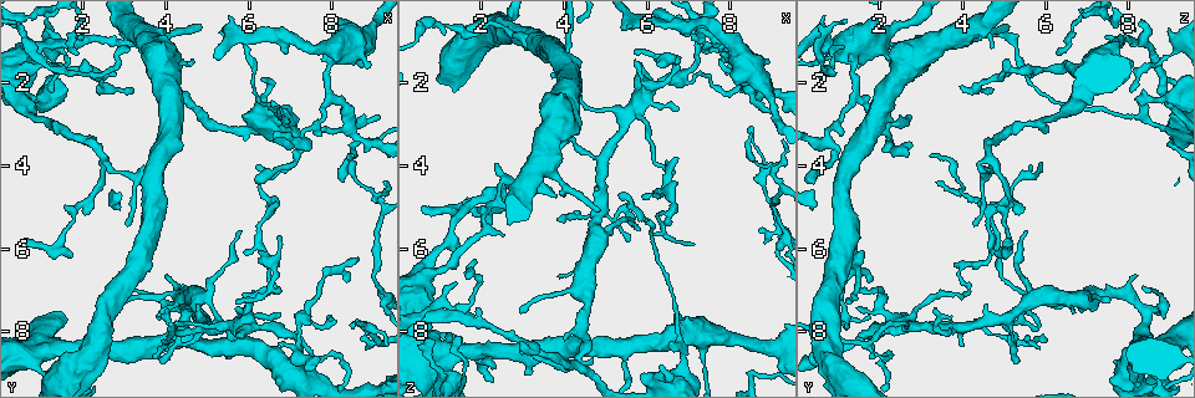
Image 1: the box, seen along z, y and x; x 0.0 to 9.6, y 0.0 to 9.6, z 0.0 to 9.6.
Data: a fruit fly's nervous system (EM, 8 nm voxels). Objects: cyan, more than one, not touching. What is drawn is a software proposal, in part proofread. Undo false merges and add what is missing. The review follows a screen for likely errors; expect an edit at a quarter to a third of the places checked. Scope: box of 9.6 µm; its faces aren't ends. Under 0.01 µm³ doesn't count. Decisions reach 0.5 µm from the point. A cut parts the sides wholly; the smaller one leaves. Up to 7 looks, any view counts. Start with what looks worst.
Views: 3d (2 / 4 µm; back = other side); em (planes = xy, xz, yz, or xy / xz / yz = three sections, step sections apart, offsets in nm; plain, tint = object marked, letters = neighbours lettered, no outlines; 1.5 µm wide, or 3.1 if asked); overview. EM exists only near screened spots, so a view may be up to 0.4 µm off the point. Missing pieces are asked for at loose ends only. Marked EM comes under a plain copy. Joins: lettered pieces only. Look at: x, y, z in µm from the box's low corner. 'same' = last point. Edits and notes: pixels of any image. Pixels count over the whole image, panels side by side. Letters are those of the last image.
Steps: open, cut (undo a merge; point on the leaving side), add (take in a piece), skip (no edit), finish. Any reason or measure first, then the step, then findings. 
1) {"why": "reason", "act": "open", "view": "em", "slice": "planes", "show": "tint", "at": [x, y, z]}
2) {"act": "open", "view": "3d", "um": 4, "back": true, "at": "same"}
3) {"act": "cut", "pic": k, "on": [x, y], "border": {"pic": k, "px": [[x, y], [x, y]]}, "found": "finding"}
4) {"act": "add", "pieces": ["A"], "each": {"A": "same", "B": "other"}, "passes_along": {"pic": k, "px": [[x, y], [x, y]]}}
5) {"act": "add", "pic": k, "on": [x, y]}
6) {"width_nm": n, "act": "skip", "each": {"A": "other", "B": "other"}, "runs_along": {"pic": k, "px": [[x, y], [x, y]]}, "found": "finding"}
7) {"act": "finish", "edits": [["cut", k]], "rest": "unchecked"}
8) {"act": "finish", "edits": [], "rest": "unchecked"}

{"why": "free end", "act": "open", "view": "em", "slice": "yz", "step": 4, "show": "tint", "at": [8.90, 1.70, 1.50]}

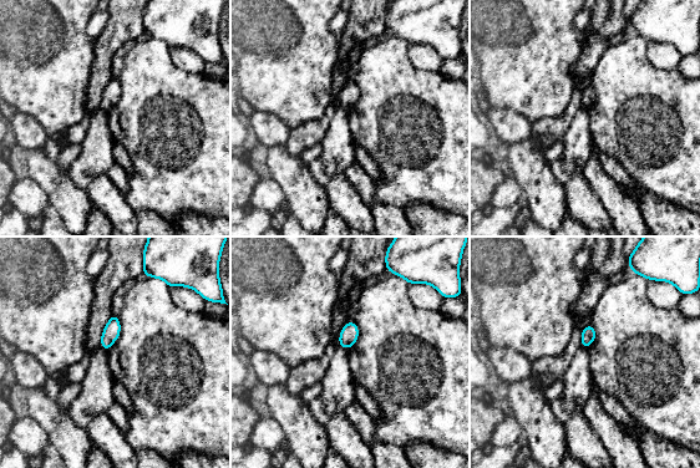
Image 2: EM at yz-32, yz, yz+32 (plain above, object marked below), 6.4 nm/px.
{"act": "open", "view": "em", "slice": "planes", "show": "letters", "at": "same"}

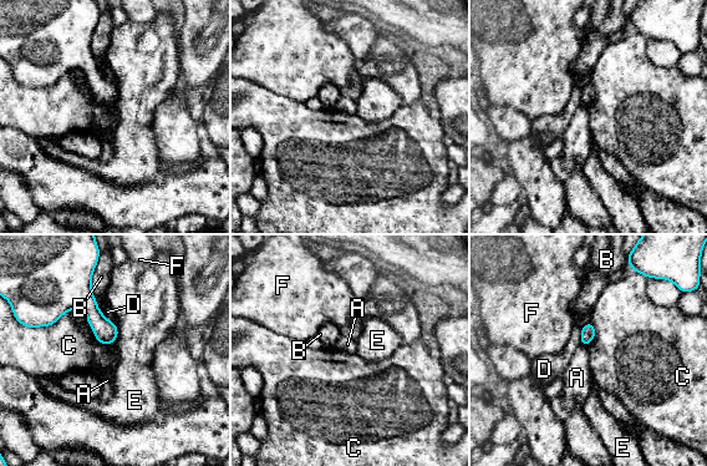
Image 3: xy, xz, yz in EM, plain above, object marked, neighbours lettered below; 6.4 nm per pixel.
{"act": "skip", "each": {"A": "other", "B": "other", "C": "other", "D": "other", "E": "other", "F": "other"}, "runs_along": {"pic": 3, "px": [[44, 323], [82, 304], [115, 333]]}, "found": "none of them fits"}

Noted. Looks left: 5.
{"act": "open", "view": "em", "slice": "planes", "show": "letters", "at": [4.85, 0.60, 5.10]}

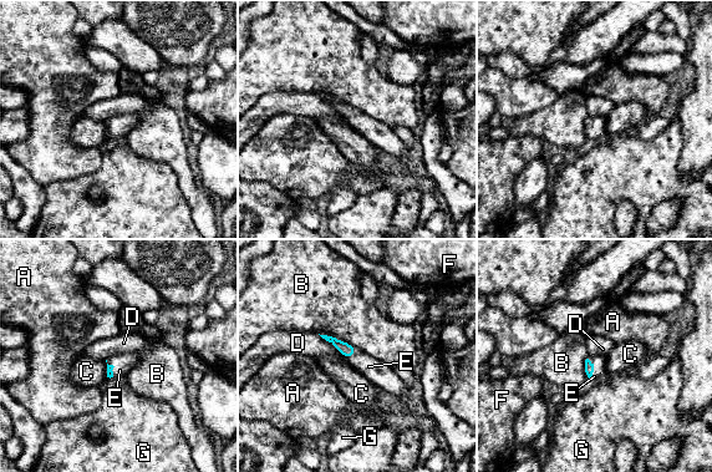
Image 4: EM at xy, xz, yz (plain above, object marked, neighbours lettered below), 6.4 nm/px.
{"act": "add", "pieces": ["E"], "each": {"A": "other", "B": "other", "C": "other", "D": "other", "E": "same", "F": "other", "G": "other"}, "passes_along": {"pic": 4, "px": [[589, 368], [593, 368], [599, 361]]}, "found": "the cell continues"}

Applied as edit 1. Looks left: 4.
{"why": "end of a long branch", "act": "open", "view": "3d", "um": 4, "at": [0.90, 2.30, 8.25]}

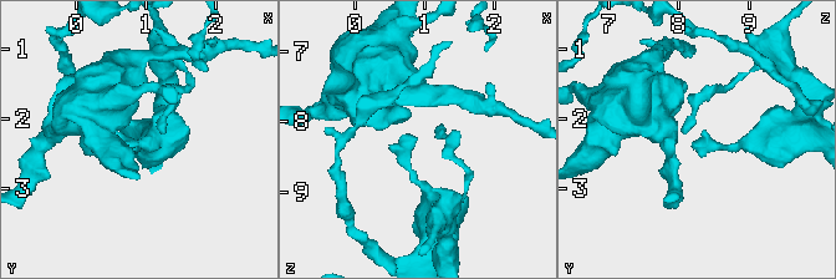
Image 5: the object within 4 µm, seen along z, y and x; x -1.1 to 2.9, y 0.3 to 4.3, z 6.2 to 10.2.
{"act": "open", "view": "em", "slice": "xz", "step": 8, "show": "tint", "at": [0.90, 2.30, 8.25]}

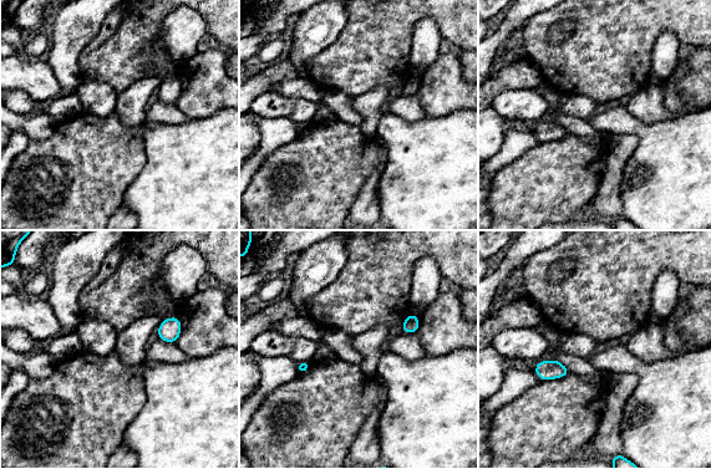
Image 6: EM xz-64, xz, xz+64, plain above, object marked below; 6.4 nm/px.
{"why": "cut it another way", "act": "open", "view": "em", "slice": "yz", "step": 8, "show": "letters", "at": "same"}

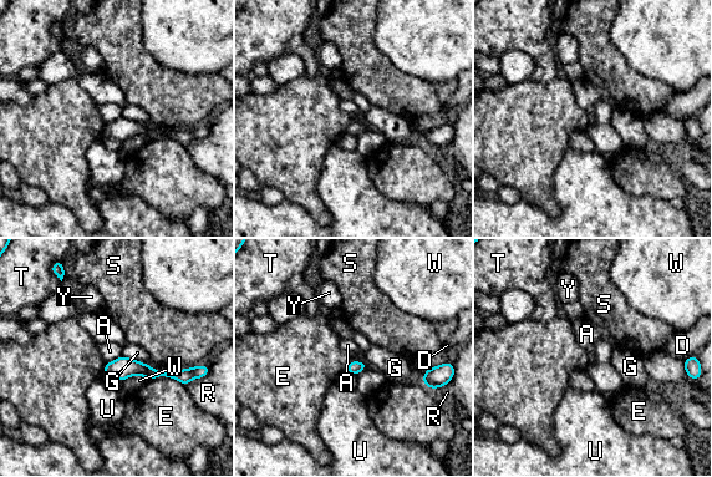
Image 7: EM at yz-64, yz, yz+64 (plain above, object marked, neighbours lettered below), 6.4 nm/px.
{"act": "skip", "each": {"A": "other", "D": "other", "E": "other", "G": "other", "R": "other", "S": "other", "T": "other", "U": "other", "W": "other", "Y": "other"}, "border": {"pic": 7, "px": [[146, 379], [173, 377], [186, 386]]}, "found": "none of them fits"}

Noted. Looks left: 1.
{"act": "finish", "edits": [["add", 4]], "rest": "unchecked"}

